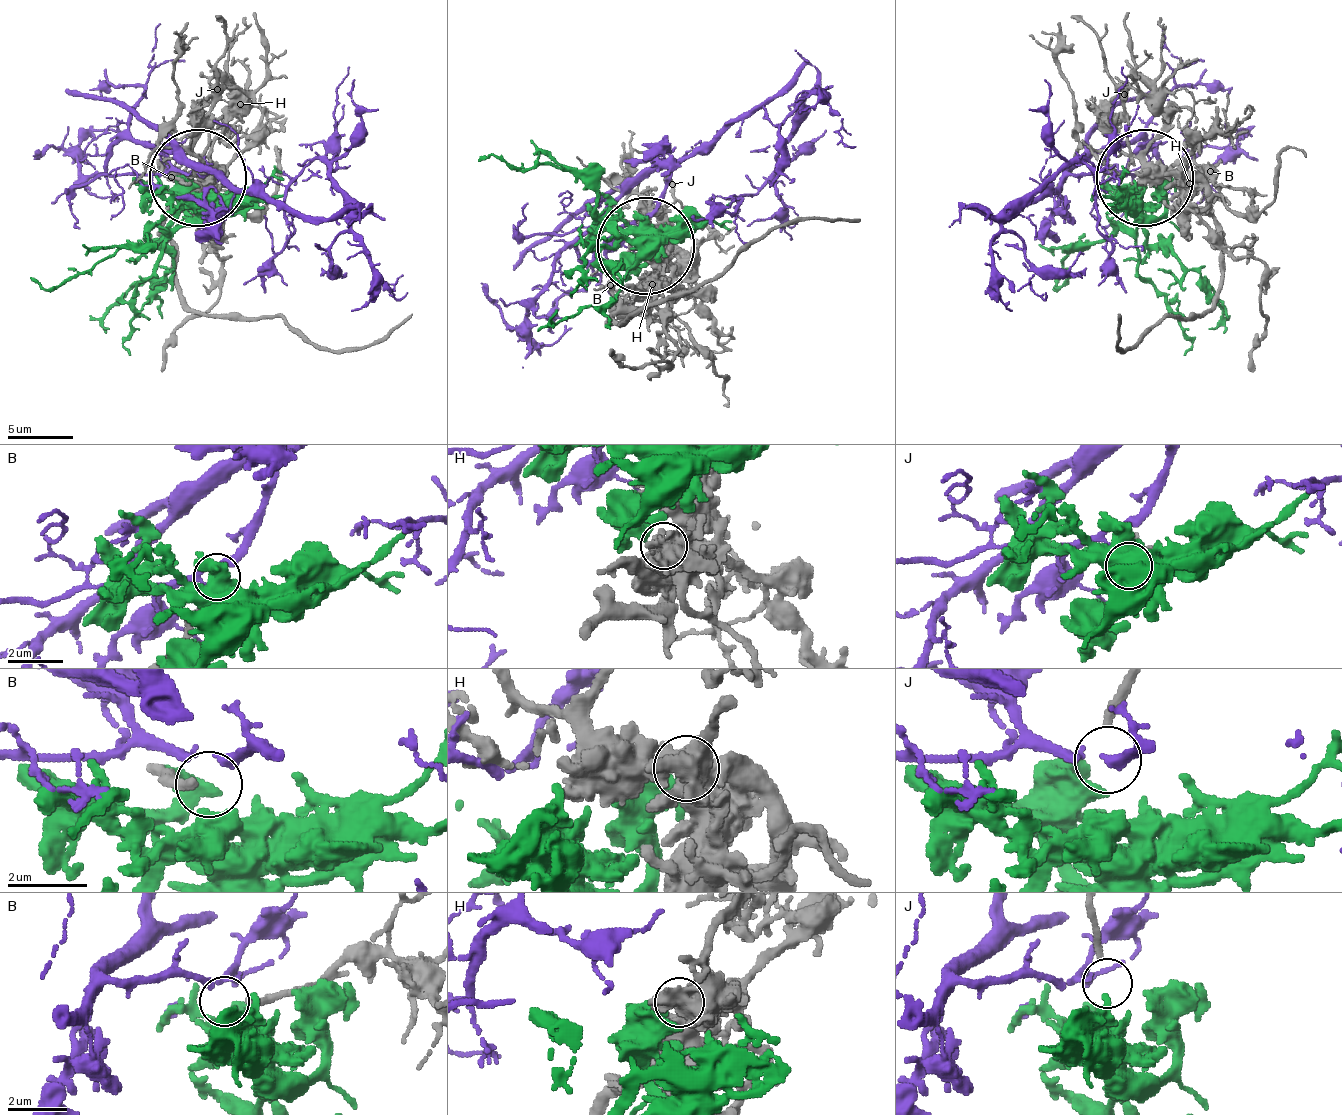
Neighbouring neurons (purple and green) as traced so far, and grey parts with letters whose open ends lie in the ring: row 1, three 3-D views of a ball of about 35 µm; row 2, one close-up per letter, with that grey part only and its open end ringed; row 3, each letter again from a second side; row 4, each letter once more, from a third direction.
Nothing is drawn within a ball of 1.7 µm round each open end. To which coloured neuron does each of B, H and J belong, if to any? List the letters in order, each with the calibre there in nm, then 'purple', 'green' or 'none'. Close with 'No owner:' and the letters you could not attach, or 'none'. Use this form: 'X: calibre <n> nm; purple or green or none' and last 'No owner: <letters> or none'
B: calibre 240 nm; purple
H: calibre 550 nm; green
J: calibre 200 nm; none
No owner: J

